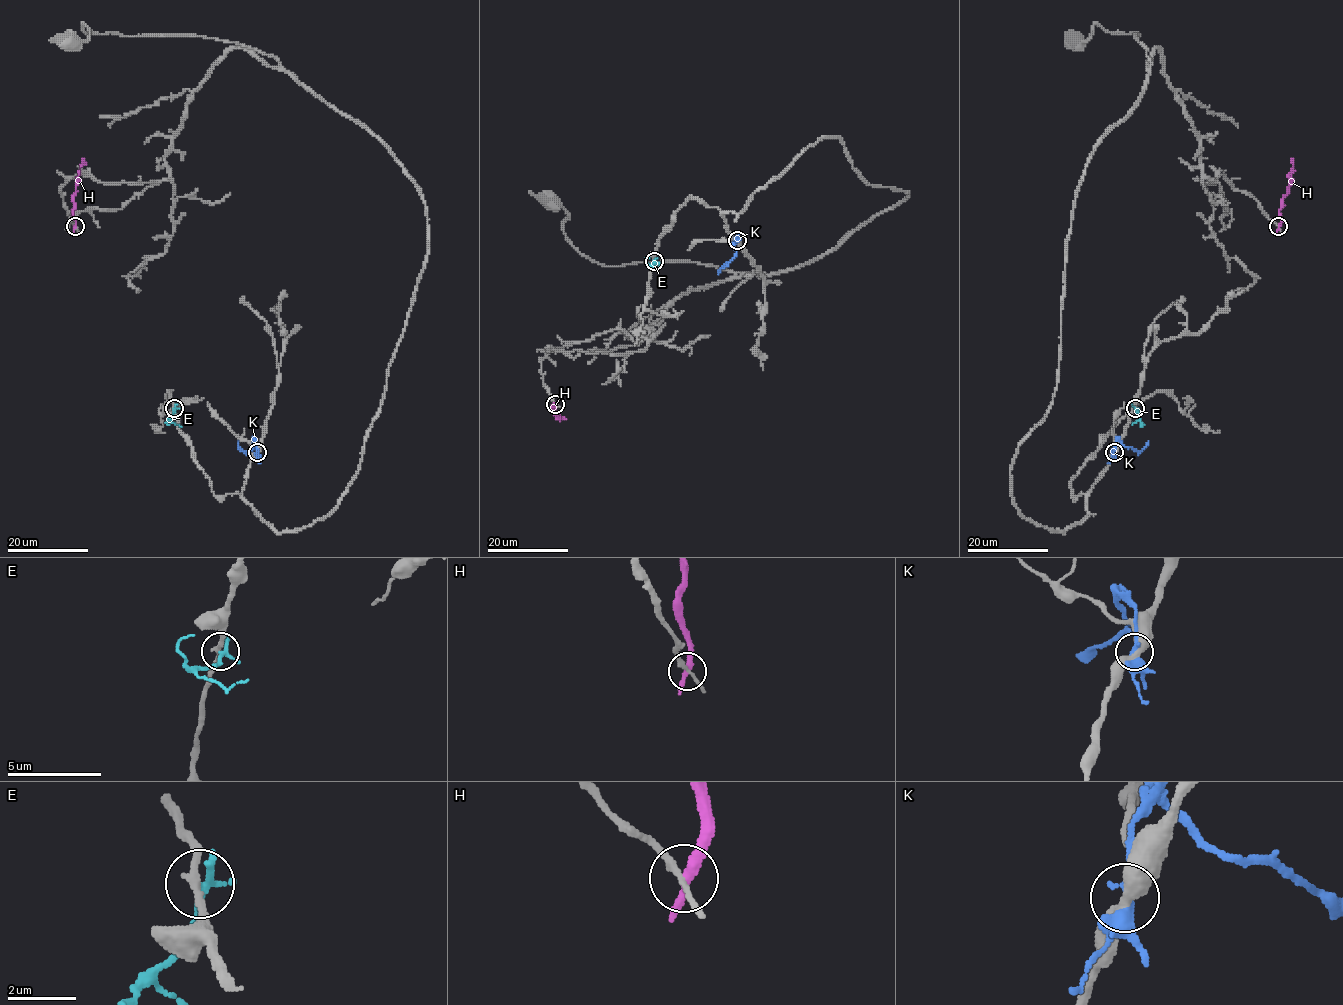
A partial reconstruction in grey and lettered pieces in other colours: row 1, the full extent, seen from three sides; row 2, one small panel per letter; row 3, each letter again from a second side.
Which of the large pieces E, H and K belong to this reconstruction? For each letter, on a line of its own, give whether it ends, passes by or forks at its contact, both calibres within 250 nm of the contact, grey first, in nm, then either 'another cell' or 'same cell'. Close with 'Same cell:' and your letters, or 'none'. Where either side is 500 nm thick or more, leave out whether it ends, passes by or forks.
E: it ends; calibres 240 and 260 nm; another cell
H: it passes by; calibres 180 and 280 nm; another cell
K: it passes by; calibres 420 and 400 nm; another cell
Same cell: none

